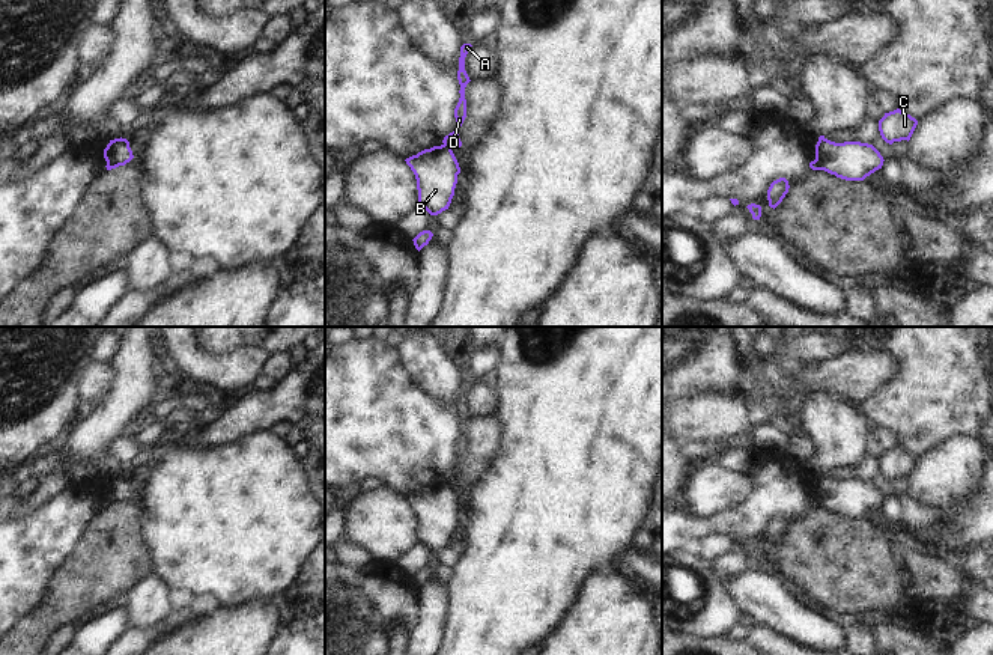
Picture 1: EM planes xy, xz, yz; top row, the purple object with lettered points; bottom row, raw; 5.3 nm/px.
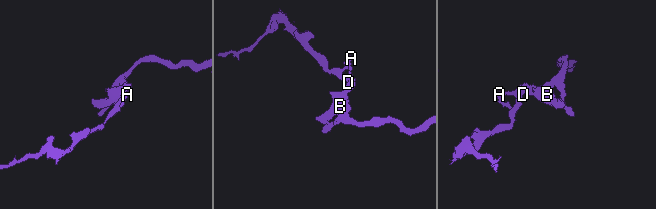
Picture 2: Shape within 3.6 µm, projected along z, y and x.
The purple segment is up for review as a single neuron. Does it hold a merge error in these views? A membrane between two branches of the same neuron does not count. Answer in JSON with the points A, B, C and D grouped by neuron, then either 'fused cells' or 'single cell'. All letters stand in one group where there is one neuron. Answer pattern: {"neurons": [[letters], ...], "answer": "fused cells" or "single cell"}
{"neurons": [["A", "D"], ["B", "C"]], "answer": "fused cells"}

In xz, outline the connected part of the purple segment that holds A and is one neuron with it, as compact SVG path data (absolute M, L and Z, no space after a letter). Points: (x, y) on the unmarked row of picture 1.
M463 381L460 384L460 395L459 395L459 408L457 408L457 417L460 422L460 435L454 446L454 455L456 455L456 467L444 474L442 480L448 483L450 486L456 486L462 483L462 479L459 476L459 465L462 464L465 455L466 455L466 437L465 437L465 425L471 419L466 408L465 408L465 395L468 388L471 387L471 381Z

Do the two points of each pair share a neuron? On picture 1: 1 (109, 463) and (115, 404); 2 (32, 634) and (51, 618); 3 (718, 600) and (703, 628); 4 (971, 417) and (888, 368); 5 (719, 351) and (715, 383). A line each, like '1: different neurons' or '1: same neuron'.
1: same neuron
2: same neuron
3: same neuron
4: different neurons
5: same neuron

